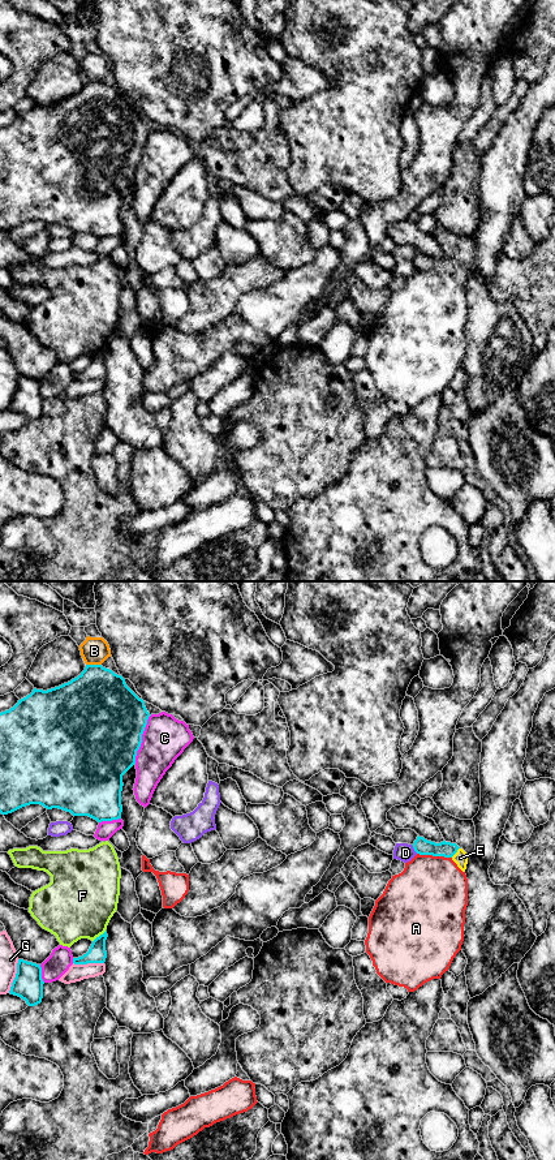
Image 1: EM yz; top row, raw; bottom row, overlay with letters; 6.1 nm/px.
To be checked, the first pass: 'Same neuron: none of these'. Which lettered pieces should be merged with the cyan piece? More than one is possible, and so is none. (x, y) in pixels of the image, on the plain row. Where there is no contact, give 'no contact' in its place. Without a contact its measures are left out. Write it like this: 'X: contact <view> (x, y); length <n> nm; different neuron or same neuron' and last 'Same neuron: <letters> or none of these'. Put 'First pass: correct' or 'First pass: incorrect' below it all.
A: contact yz (434, 271); length 220 nm; different neuron
B: contact yz (94, 81); length 100 nm; different neuron
C: contact yz (141, 155); length 320 nm; different neuron
D: contact yz (414, 266); length 60 nm; different neuron
E: contact yz (455, 269); length 80 nm; same neuron
F: contact yz (100, 351); length 110 nm; different neuron
G: contact yz (16, 392); length 220 nm; different neuron
Same neuron: E
First pass: incorrect

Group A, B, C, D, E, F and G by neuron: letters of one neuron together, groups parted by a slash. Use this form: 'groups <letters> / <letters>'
groups A / B / C / D / E / F / G

